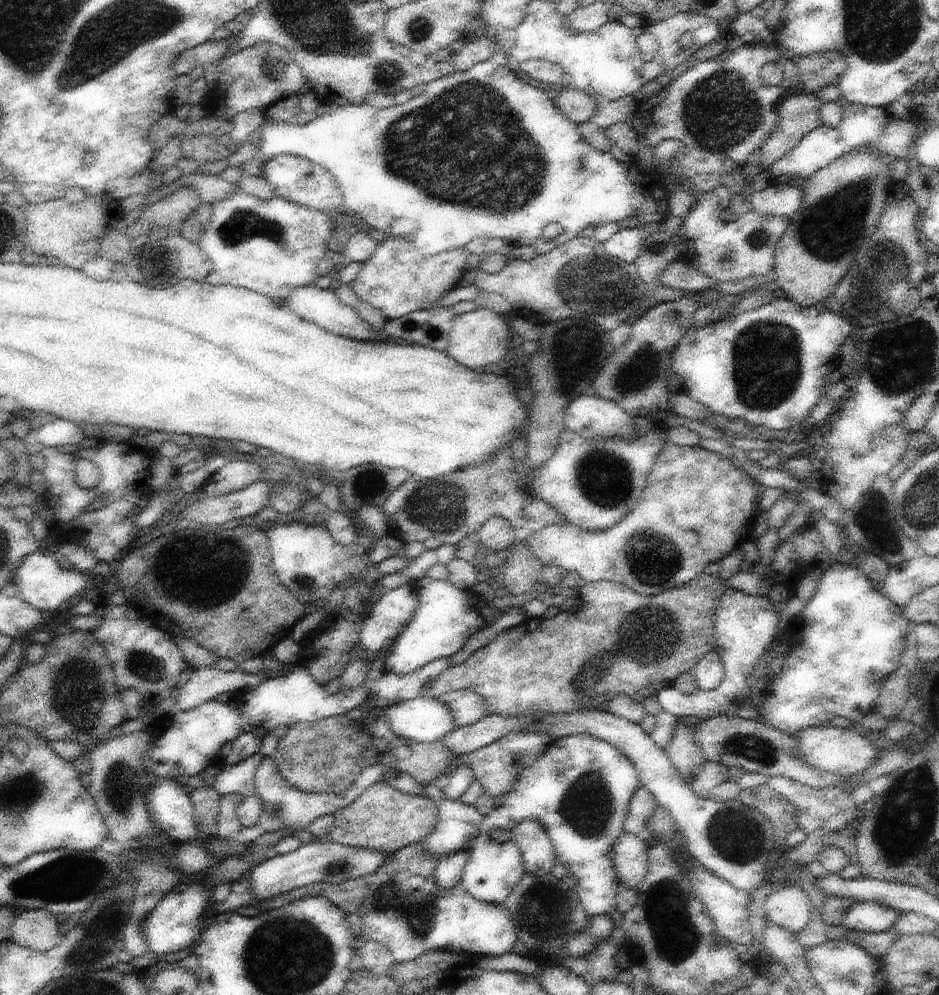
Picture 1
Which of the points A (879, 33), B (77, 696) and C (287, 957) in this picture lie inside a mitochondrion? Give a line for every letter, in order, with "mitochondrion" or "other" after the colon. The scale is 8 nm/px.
A: mitochondrion
B: mitochondrion
C: mitochondrion

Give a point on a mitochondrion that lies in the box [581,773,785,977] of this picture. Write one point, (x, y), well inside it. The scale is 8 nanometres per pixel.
(678, 938)

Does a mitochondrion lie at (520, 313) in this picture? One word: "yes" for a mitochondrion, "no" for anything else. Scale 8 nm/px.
no

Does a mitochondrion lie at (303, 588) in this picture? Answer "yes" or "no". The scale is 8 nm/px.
yes

